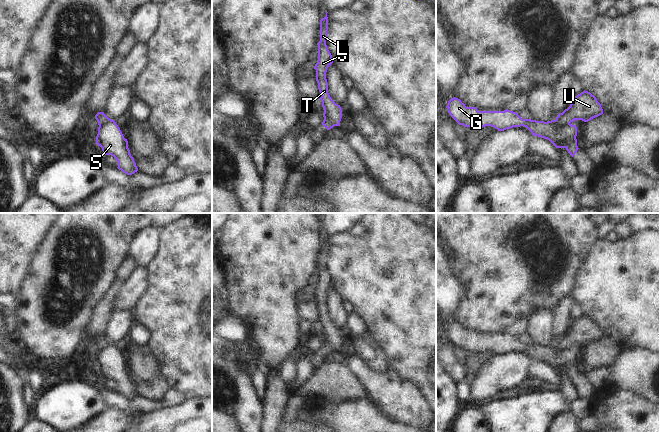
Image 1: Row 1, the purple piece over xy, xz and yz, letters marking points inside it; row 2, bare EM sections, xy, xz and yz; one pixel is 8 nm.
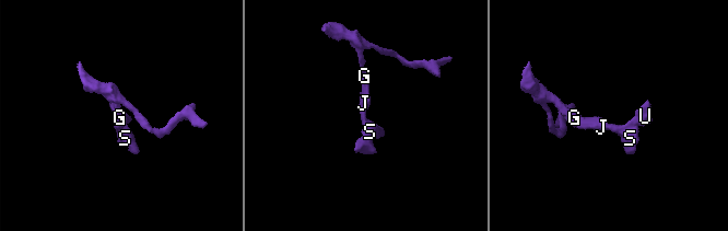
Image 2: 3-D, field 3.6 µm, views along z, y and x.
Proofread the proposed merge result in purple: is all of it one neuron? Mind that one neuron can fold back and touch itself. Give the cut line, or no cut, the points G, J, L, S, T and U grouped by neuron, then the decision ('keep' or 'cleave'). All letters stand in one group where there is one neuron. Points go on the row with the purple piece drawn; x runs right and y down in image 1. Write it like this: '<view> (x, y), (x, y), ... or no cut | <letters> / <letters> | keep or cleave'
yz (555, 119), (561, 124), (569, 124) | G J L S T / U | cleave

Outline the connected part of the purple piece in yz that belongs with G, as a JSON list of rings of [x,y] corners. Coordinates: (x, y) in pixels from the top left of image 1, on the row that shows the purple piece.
[[[453,97],[446,106],[449,115],[464,127],[480,128],[491,126],[498,131],[513,127],[526,127],[532,135],[549,140],[556,148],[565,148],[573,157],[577,150],[577,127],[561,125],[556,120],[536,121],[522,119],[518,113],[504,111],[478,111],[476,107],[466,107],[460,99]]]

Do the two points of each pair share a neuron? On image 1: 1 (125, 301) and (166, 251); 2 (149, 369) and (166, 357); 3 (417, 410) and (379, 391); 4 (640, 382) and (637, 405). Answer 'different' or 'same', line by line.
1: different
2: different
3: same
4: different

